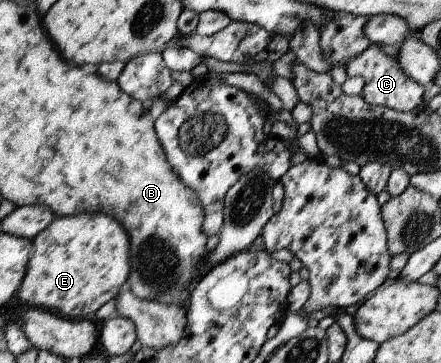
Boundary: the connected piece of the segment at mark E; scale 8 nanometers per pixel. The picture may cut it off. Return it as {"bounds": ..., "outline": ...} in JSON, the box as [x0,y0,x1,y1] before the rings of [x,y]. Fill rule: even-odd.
{"bounds":[16,214,131,319],"outline":[[[76,214],[76,216],[56,217],[56,220],[41,230],[32,239],[34,250],[16,298],[21,306],[42,307],[57,312],[67,319],[93,319],[93,315],[105,302],[116,298],[120,287],[127,282],[131,270],[131,242],[122,226],[106,214]]]}

